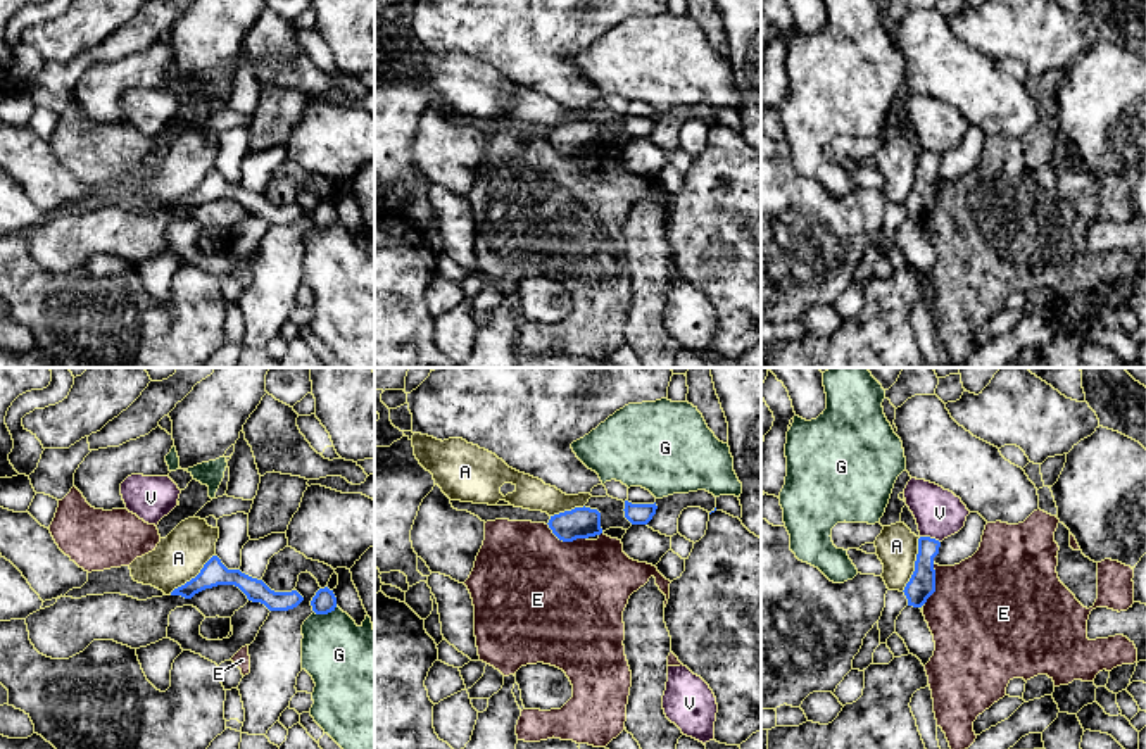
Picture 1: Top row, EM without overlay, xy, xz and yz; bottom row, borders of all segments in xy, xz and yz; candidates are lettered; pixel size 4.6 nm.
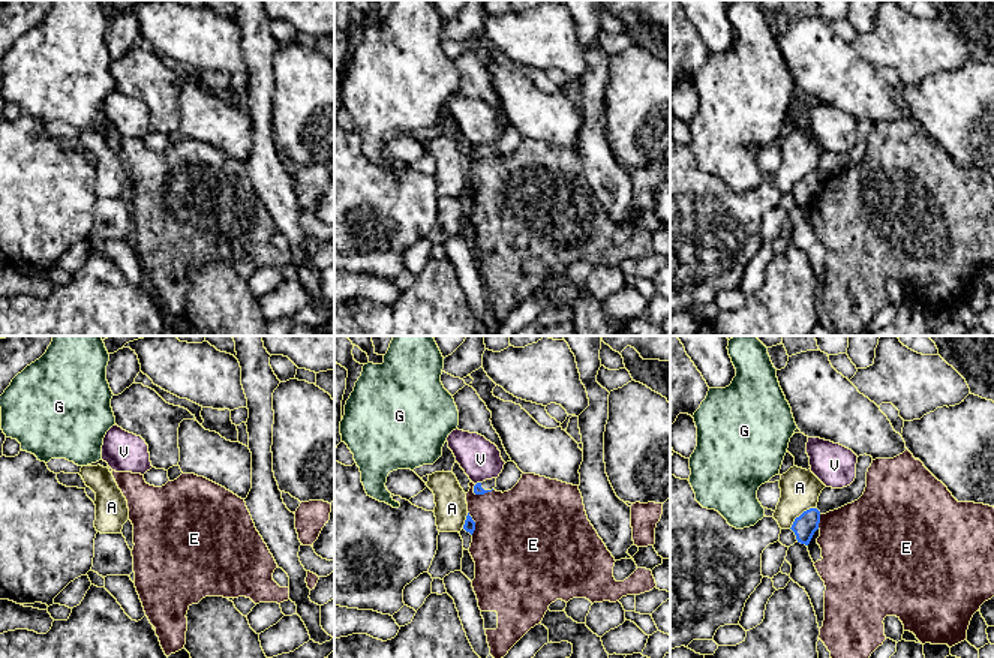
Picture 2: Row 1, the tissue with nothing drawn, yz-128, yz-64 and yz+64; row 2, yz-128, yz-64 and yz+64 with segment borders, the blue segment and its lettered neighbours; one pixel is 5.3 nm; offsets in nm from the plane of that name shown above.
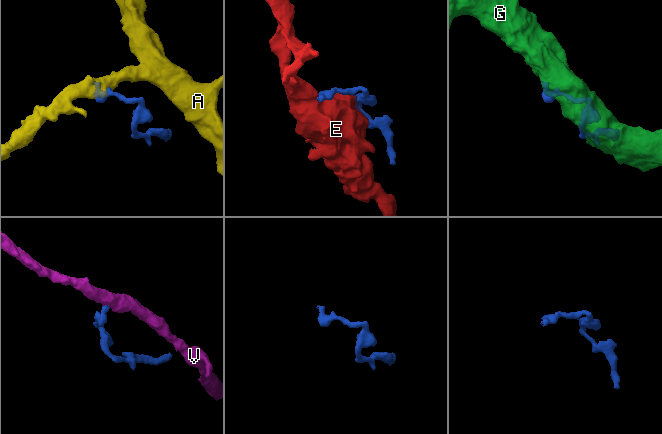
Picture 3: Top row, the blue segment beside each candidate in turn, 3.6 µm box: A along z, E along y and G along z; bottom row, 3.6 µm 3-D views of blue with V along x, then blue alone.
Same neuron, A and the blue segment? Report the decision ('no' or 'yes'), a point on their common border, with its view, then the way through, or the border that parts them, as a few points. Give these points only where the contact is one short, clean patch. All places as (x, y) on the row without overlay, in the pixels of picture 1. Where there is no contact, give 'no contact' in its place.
no | yz (915, 178) | along yz (920, 151), (915, 183), (901, 204)

